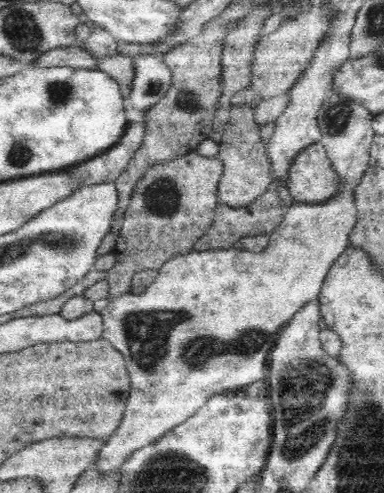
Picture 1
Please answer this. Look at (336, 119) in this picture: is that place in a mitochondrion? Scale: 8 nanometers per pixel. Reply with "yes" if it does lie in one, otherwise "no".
yes

